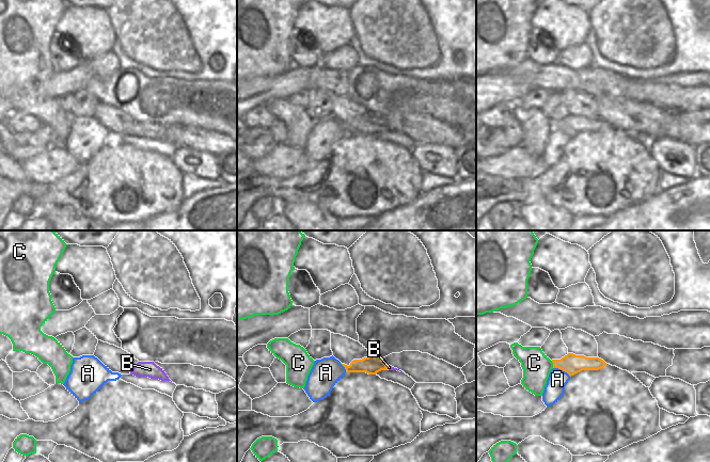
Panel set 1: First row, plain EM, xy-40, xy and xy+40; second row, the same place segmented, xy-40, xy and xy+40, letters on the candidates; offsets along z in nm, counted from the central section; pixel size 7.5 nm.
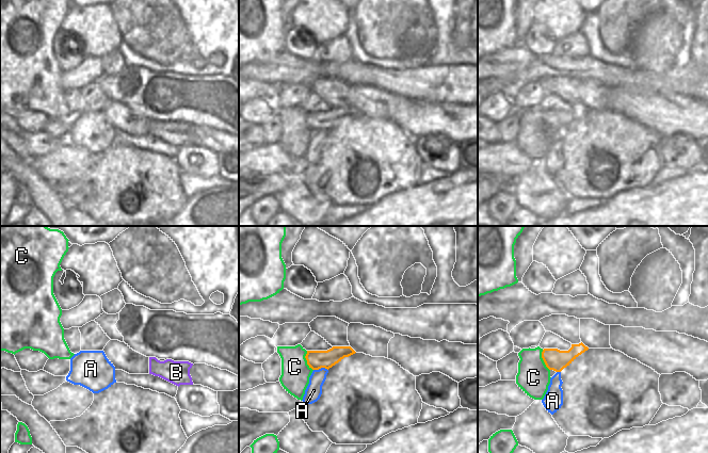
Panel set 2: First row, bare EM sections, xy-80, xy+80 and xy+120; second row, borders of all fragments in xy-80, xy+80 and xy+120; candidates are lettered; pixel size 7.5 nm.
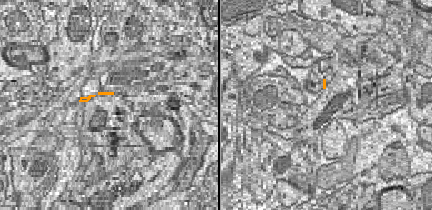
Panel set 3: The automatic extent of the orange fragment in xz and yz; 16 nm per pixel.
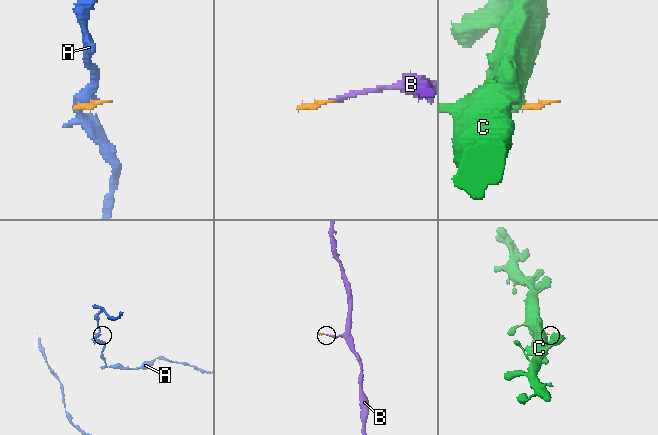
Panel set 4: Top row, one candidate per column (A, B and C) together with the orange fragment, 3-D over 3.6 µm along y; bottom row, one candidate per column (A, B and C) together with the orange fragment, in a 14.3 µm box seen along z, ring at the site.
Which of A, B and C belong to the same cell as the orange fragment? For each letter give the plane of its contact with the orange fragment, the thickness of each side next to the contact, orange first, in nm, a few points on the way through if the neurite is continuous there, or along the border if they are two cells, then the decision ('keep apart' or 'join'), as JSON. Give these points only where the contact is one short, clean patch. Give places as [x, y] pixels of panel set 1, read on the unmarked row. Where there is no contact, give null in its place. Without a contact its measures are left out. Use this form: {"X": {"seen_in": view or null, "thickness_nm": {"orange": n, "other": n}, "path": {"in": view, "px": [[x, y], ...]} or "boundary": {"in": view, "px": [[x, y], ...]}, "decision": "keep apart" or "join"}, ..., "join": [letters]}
{"A": {"seen_in": "xy+40", "thickness_nm": {"orange": 150, "other": 150}, "boundary": {"in": "xy+40", "px": [[553, 128], [557, 128], [570, 137]]}, "decision": "keep apart"}, "B": {"seen_in": "xy", "thickness_nm": {"orange": 140, "other": 30}, "path": {"in": "xy", "px": [[373, 125], [387, 128], [389, 128]]}, "decision": "join"}, "C": {"seen_in": "xy+40", "thickness_nm": {"orange": 150, "other": 220}, "boundary": {"in": "xy+40", "px": [[551, 122], [553, 128]]}, "decision": "keep apart"}, "join": ["B"]}

